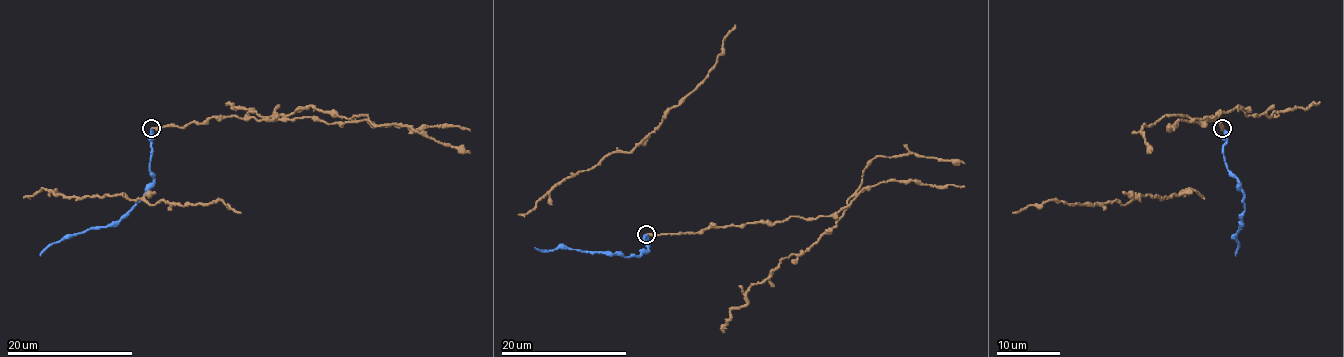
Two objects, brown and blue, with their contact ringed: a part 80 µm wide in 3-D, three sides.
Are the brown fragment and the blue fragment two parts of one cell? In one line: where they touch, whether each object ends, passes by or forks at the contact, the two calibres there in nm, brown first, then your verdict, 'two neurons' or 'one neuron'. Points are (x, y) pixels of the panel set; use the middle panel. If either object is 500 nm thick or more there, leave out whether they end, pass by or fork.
place (646, 234); brown ends; blue ends; calibres 280 and 240 nm; two neurons

